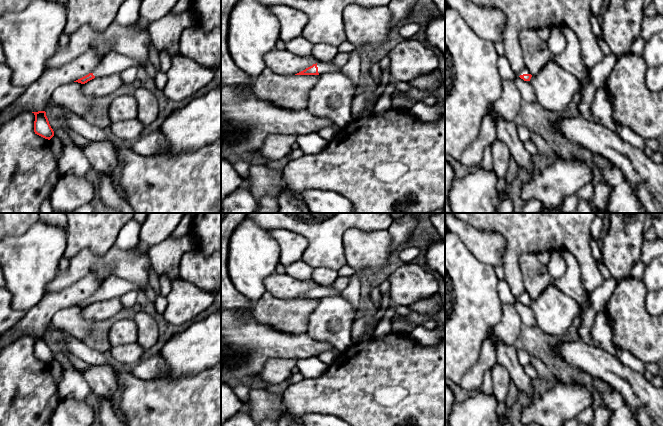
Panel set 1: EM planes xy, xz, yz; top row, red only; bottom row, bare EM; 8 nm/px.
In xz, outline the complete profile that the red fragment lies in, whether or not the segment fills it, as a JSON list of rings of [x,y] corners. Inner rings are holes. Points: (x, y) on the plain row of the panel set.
[[[318,285],[316,288],[306,292],[305,294],[295,298],[295,299],[320,299],[329,296],[339,296],[341,292],[336,291],[331,285],[321,286]]]

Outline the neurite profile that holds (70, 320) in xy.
[[[70,306],[55,313],[52,324],[55,330],[83,340],[90,333],[96,322],[87,320],[83,317],[84,308]]]

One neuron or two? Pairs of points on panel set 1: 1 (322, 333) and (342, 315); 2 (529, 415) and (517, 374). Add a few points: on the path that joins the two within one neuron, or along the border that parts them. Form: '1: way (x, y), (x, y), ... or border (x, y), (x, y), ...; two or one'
1: way (322, 326), (327, 319), (331, 319), (335, 315); one
2: border (536, 395), (530, 400); two

